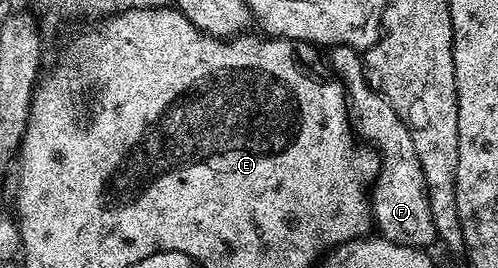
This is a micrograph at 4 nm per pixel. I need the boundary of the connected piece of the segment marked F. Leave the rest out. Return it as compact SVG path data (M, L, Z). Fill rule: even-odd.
M349 46L337 47L333 54L334 66L343 74L341 77L348 91L348 109L353 133L357 137L359 134L366 141L363 143L373 147L380 159L378 175L374 177L372 189L368 194L373 229L392 244L430 248L430 245L438 242L438 233L436 224L432 224L432 210L428 208L424 172L420 172L420 160L416 156L416 148L412 148L412 136L408 136L408 128L404 128L392 104L388 104L388 100L382 97L377 89L369 90L365 77L358 78L359 55Z

